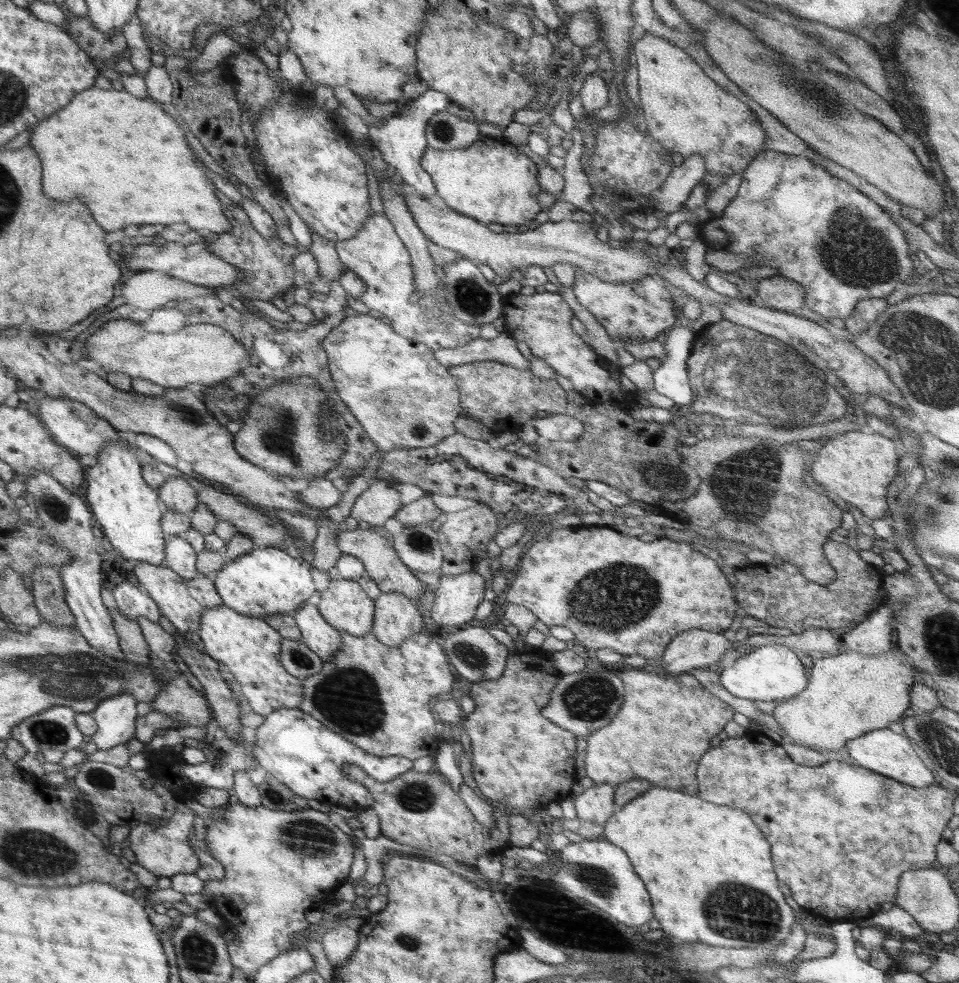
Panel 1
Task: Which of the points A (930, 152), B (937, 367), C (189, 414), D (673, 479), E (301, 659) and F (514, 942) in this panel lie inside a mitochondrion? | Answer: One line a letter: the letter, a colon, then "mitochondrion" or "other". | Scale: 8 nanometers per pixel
A: other
B: mitochondrion
C: mitochondrion
D: mitochondrion
E: mitochondrion
F: other

